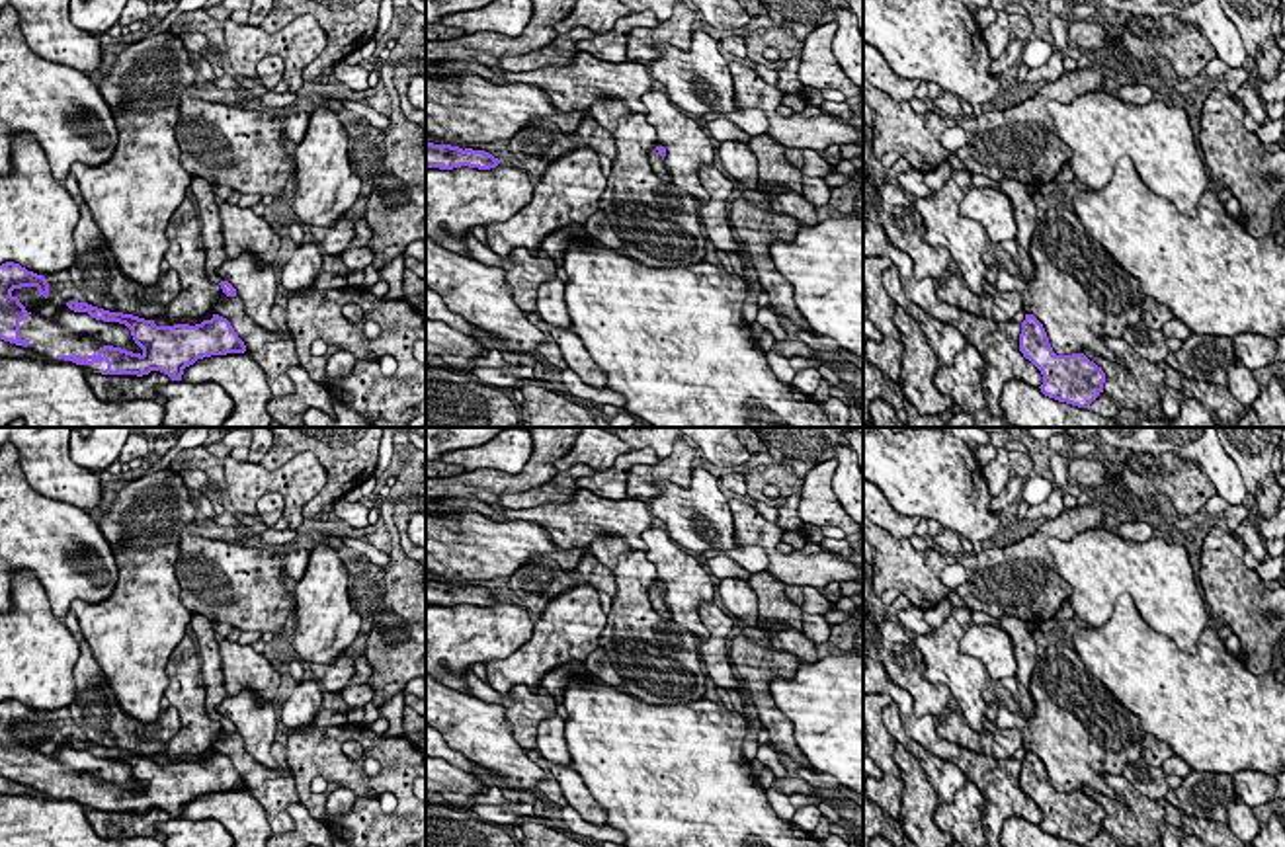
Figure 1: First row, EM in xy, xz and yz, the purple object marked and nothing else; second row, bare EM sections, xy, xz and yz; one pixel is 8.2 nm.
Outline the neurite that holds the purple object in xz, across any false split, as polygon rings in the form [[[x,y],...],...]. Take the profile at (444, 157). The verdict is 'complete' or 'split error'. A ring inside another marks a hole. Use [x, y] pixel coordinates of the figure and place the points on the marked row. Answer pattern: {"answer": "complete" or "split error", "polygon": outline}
{"answer": "complete", "polygon": [[[426,142],[426,168],[453,170],[461,166],[490,170],[500,164],[498,158],[484,150],[459,148],[451,144]]]}

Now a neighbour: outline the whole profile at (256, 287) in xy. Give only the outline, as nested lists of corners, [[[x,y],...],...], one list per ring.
[[[240,254],[227,258],[219,267],[221,281],[228,281],[244,304],[244,312],[262,328],[275,332],[279,326],[271,318],[277,293],[277,269],[269,263],[258,265],[258,256]]]

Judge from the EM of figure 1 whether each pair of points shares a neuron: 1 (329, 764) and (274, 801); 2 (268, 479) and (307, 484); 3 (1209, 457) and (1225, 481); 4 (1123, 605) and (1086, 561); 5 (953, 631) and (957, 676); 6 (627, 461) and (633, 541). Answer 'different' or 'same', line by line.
1: different
2: same
3: same
4: different
5: same
6: different

